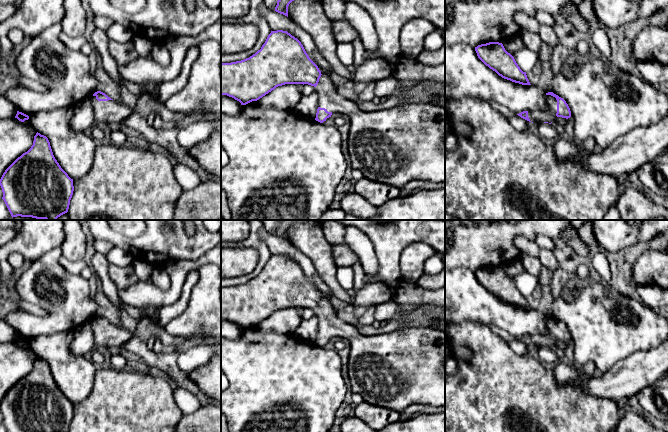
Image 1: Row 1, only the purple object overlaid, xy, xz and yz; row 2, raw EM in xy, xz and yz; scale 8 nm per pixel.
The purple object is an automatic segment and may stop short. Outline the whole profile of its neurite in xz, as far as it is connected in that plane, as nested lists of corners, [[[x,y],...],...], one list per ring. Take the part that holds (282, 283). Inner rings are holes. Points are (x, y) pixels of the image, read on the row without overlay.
[[[271,255],[261,273],[241,285],[221,287],[221,320],[227,319],[246,329],[257,325],[278,310],[285,308],[308,308],[315,311],[319,327],[315,344],[323,347],[333,337],[347,339],[351,344],[348,374],[353,393],[361,394],[363,401],[369,404],[396,410],[402,413],[416,404],[445,406],[445,332],[439,329],[403,329],[386,334],[365,336],[358,332],[354,323],[348,323],[338,317],[329,302],[319,294],[309,282],[301,266],[287,255]]]

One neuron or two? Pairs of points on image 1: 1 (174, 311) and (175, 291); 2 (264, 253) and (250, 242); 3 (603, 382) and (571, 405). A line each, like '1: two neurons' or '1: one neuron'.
1: two neurons
2: one neuron
3: two neurons

